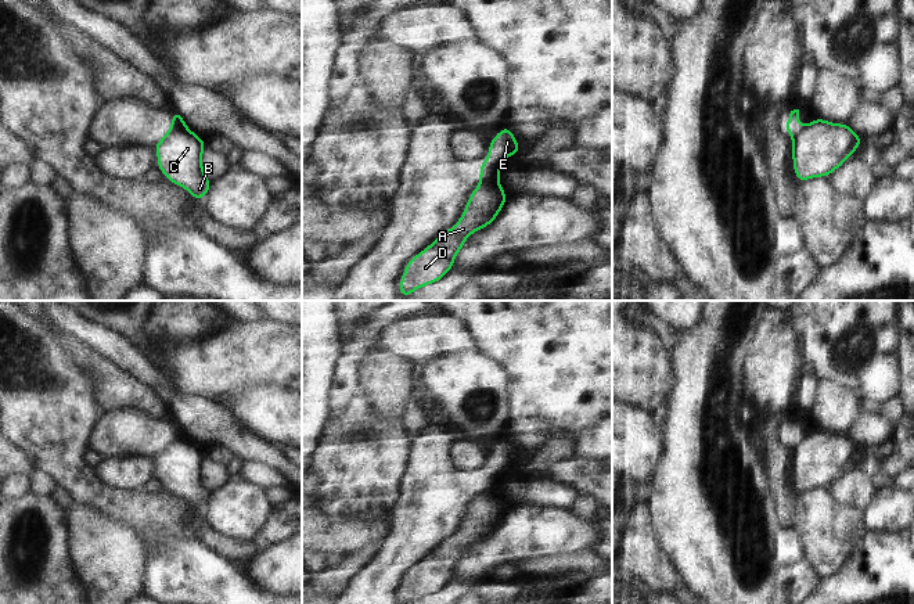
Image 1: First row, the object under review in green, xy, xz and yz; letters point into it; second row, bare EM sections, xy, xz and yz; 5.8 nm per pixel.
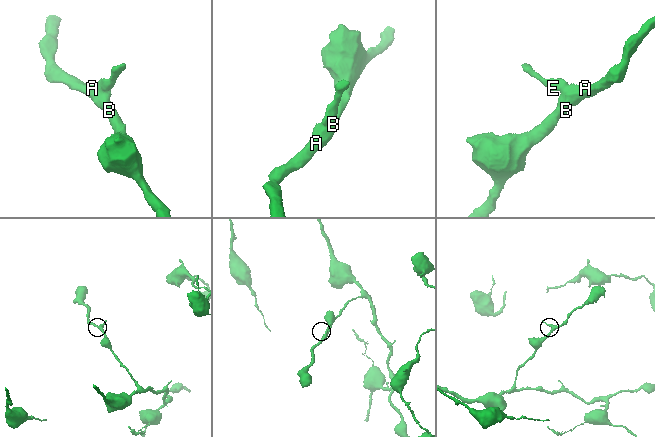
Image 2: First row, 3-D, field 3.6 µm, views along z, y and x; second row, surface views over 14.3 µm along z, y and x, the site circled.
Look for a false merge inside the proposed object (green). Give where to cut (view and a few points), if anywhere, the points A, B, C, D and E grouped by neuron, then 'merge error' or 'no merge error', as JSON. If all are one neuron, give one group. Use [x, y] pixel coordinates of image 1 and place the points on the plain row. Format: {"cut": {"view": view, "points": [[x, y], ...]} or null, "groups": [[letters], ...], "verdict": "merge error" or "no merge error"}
{"cut": {"view": "xz", "points": [[497, 486], [481, 489]]}, "groups": [["A", "B", "C", "D"], ["E"]], "verdict": "merge error"}

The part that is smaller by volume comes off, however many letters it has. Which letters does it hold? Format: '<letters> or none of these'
E

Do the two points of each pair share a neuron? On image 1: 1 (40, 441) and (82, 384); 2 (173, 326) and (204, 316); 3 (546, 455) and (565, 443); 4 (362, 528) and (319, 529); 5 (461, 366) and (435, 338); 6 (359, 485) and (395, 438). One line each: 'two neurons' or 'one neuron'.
1: one neuron
2: one neuron
3: one neuron
4: one neuron
5: two neurons
6: one neuron

